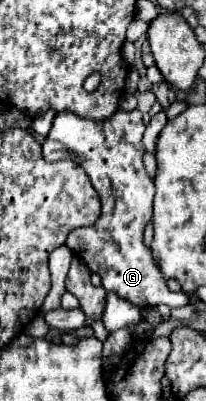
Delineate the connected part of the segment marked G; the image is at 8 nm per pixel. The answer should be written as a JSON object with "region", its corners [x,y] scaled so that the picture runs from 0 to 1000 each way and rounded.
{"region":[[[670,272],[563,277],[505,302],[408,297],[369,282],[291,277],[204,372],[223,401],[340,397],[398,406],[398,421],[427,431],[495,501],[485,546],[437,566],[359,571],[320,596],[320,616],[388,641],[447,681],[495,691],[495,716],[515,726],[563,731],[680,771],[772,758],[845,771],[913,761],[922,746],[888,728],[816,726],[806,706],[786,706],[786,681],[757,671],[728,621],[709,621],[689,606],[699,571],[738,546],[748,491],[748,451],[718,441],[689,411],[699,322],[709,312],[689,307],[689,282]]]}

